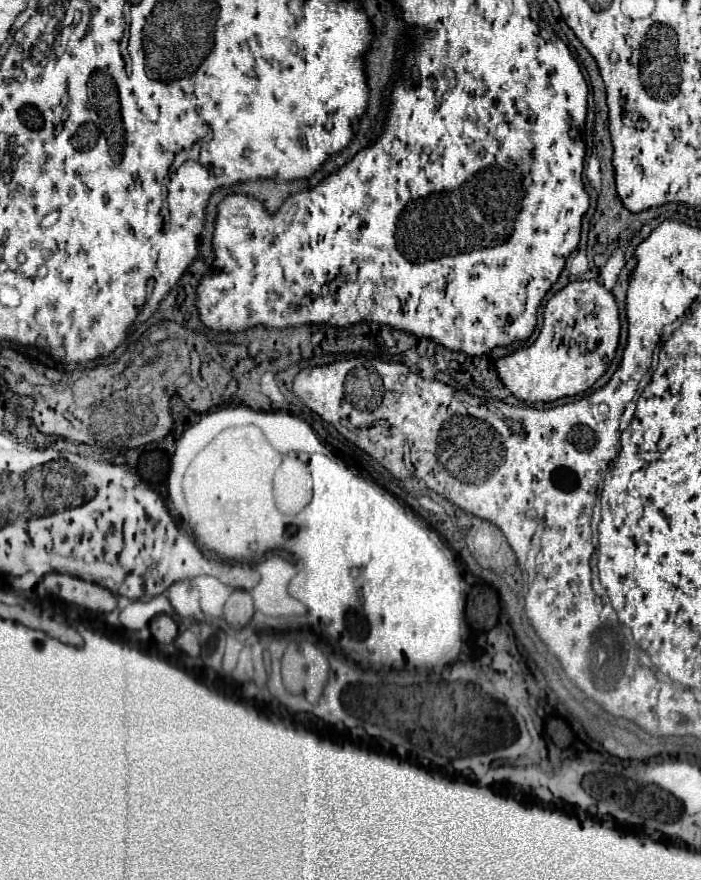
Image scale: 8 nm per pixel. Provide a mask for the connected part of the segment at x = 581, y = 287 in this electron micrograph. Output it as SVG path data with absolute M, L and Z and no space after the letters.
M594 279L572 281L562 291L558 291L544 307L544 325L538 339L520 351L496 361L500 381L518 397L520 401L556 401L560 397L572 397L588 391L594 381L598 381L610 367L620 339L620 311L614 295Z

